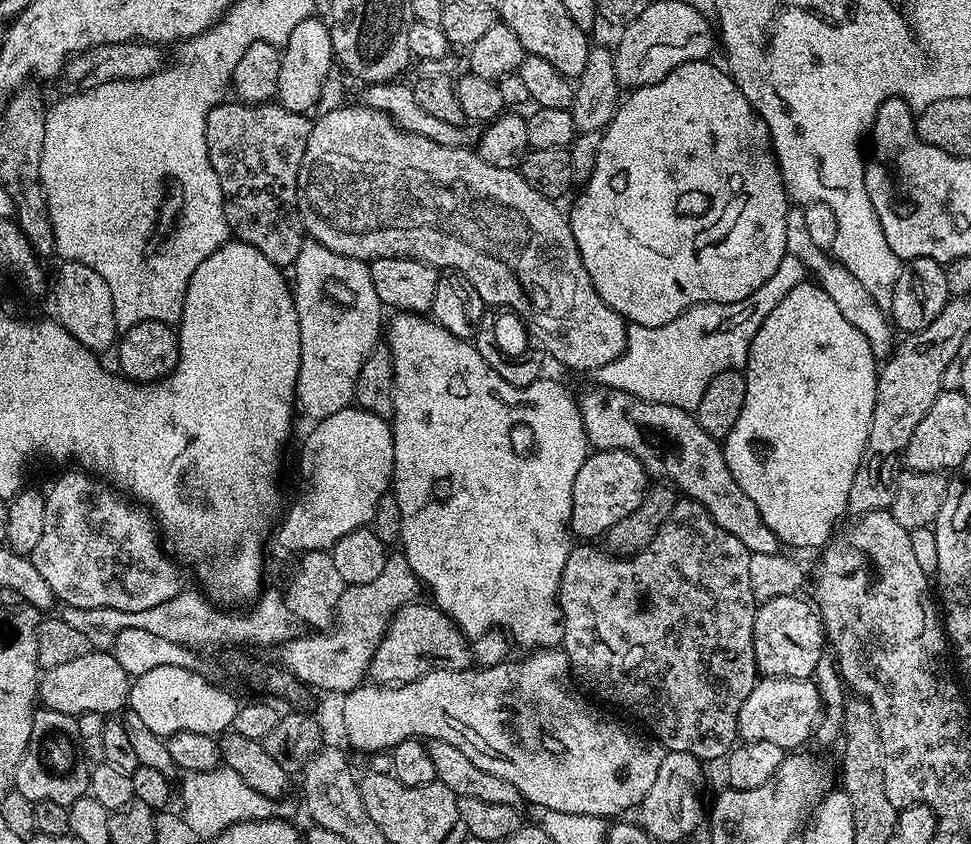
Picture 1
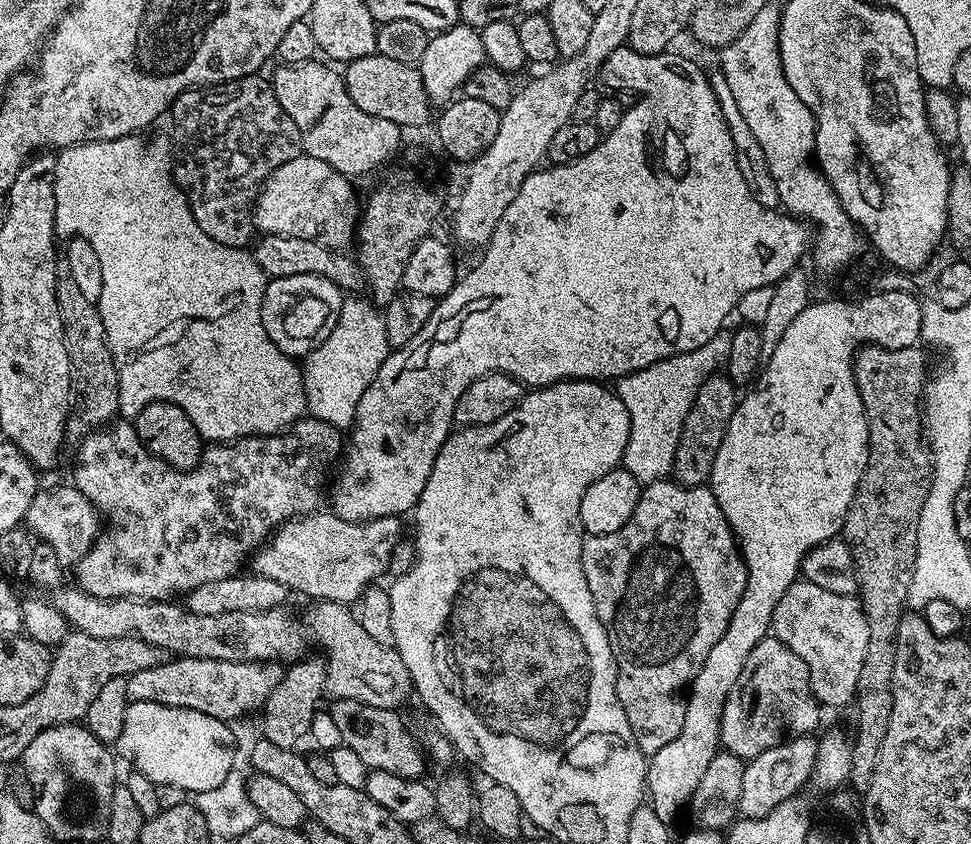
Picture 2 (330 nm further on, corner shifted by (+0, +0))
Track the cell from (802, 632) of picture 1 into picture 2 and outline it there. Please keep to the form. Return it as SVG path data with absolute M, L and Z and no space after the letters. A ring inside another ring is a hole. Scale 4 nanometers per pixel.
M766 638L750 650L750 658L746 658L742 674L738 674L738 682L724 704L720 727L723 751L750 761L794 736L815 733L820 712L821 705L816 703L816 695L810 690L810 670L806 662L781 640Z

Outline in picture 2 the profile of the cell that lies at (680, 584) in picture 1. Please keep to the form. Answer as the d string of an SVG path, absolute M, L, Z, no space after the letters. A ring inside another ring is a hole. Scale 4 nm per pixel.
M665 478L641 487L638 506L634 506L634 514L630 514L630 522L626 522L626 526L614 530L614 534L588 536L582 546L580 561L582 570L586 574L586 586L590 586L590 594L594 598L594 610L606 630L608 641L612 647L612 656L616 659L618 702L622 702L622 710L626 710L626 722L630 722L634 742L638 742L645 757L651 758L658 750L662 750L662 746L666 746L666 742L674 742L674 738L678 738L678 734L682 730L686 701L682 693L691 685L698 670L702 670L702 662L706 662L706 657L710 655L714 642L718 642L722 638L722 634L726 634L726 630L730 626L730 618L734 614L734 610L738 610L738 602L746 590L746 578L748 577L748 571L744 565L744 555L740 552L740 545L736 542L732 527L726 522L726 514L722 514L711 487L678 484L675 479Z

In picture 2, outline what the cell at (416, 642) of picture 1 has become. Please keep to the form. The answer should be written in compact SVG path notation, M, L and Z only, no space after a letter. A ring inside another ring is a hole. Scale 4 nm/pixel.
M61 586L51 593L50 596L52 604L57 610L68 620L69 625L75 631L85 632L94 638L142 638L142 642L150 642L154 646L158 646L164 652L171 654L176 658L183 658L189 656L190 658L202 658L203 660L221 660L222 662L296 662L305 655L307 648L321 648L323 659L326 661L328 669L328 683L326 685L326 692L329 697L337 700L357 700L358 702L366 702L370 706L378 706L379 708L390 708L393 710L399 709L400 703L414 692L414 685L410 678L410 670L406 670L406 662L402 662L402 658L396 653L395 647L383 644L382 642L374 642L374 638L370 638L370 634L366 634L366 630L362 630L357 613L353 611L347 604L339 604L338 602L330 602L329 600L321 600L313 603L313 608L308 608L300 617L295 620L292 616L283 616L283 611L280 608L272 608L269 612L231 612L230 614L194 614L188 611L187 607L178 605L176 602L169 602L167 600L107 600L106 598L96 598L90 594L86 594L82 589L75 586Z

